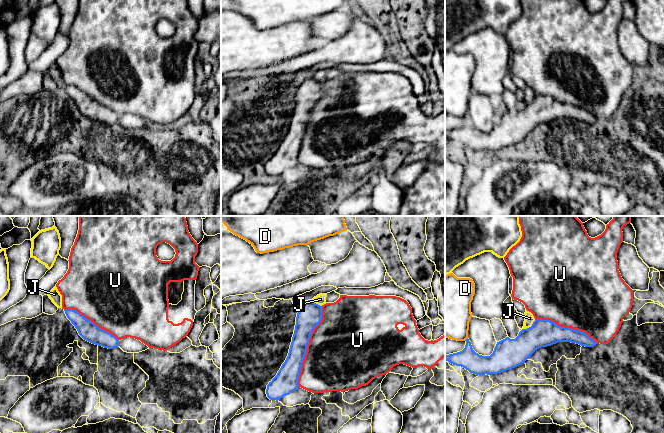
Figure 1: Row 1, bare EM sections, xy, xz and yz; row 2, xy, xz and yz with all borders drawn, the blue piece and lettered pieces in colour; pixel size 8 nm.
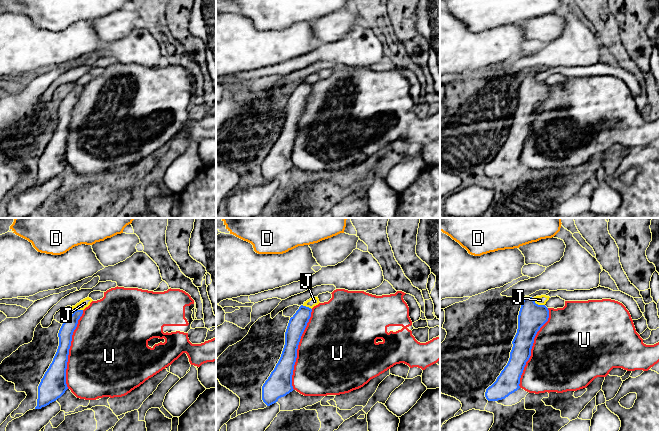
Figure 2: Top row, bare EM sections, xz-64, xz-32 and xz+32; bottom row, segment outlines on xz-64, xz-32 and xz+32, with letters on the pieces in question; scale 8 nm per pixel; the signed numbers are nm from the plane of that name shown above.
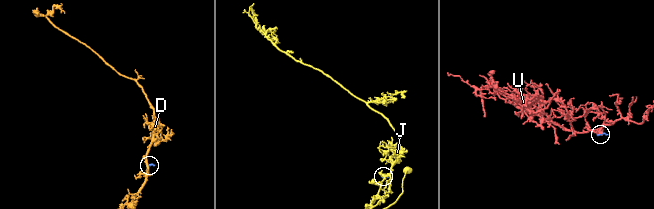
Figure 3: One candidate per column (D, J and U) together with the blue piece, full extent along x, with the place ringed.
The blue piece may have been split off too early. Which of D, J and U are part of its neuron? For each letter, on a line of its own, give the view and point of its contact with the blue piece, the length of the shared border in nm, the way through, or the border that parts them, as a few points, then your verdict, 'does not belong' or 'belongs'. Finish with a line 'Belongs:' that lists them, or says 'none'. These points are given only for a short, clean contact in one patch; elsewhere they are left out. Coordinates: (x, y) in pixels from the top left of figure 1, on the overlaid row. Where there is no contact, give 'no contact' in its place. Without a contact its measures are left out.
D: meets blue in yz at (466, 339); contact 40 nm long; border along yz (467, 337), (464, 340); does not belong
J: meets blue in yz at (531, 326); contact 130 nm long; border along yz (535, 319), (530, 326), (523, 329); does not belong
U: meets blue in xz at (306, 346); contact 700 nm long; does not belong
Belongs: none

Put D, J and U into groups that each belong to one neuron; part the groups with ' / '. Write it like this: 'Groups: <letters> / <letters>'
Groups: D / J / U

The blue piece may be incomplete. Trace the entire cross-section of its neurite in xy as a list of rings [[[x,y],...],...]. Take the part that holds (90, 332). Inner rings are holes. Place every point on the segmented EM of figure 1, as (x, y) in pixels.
[[[66,309],[64,311],[67,318],[75,326],[79,335],[84,340],[108,349],[113,349],[119,346],[119,339],[111,333],[99,328],[76,310]]]

